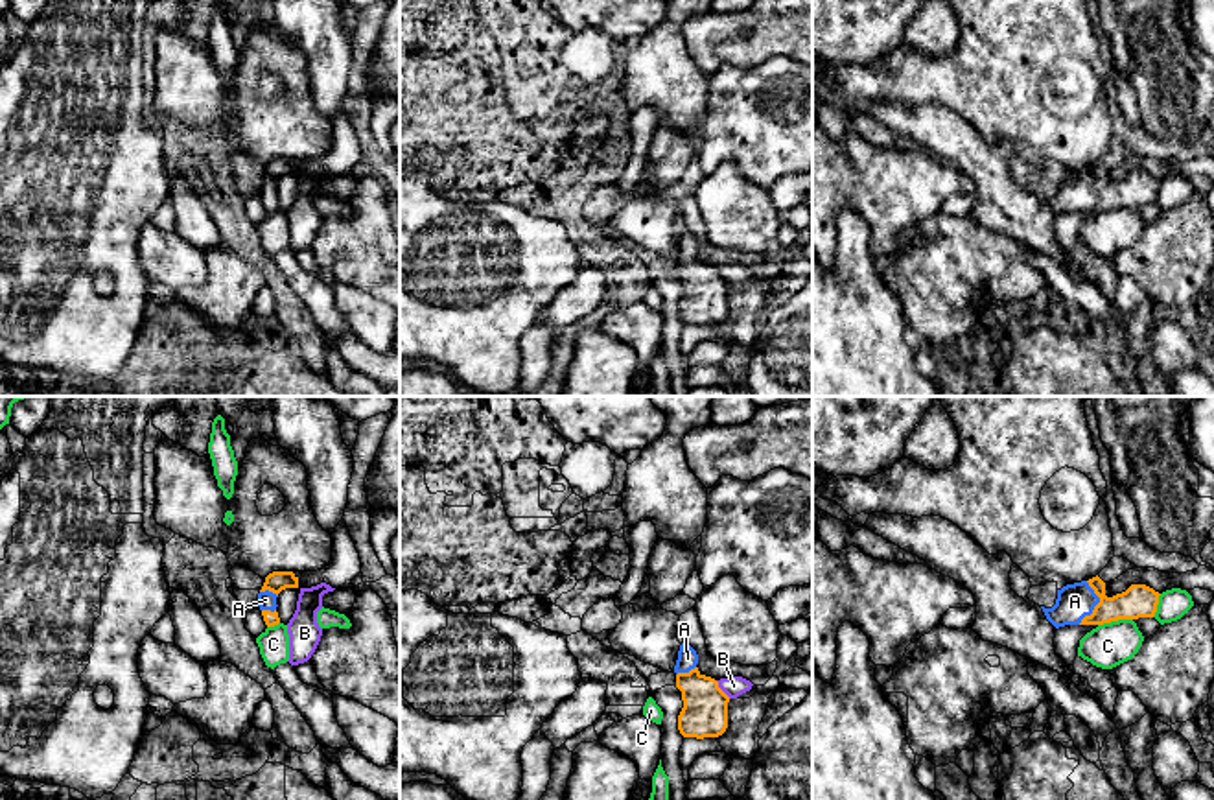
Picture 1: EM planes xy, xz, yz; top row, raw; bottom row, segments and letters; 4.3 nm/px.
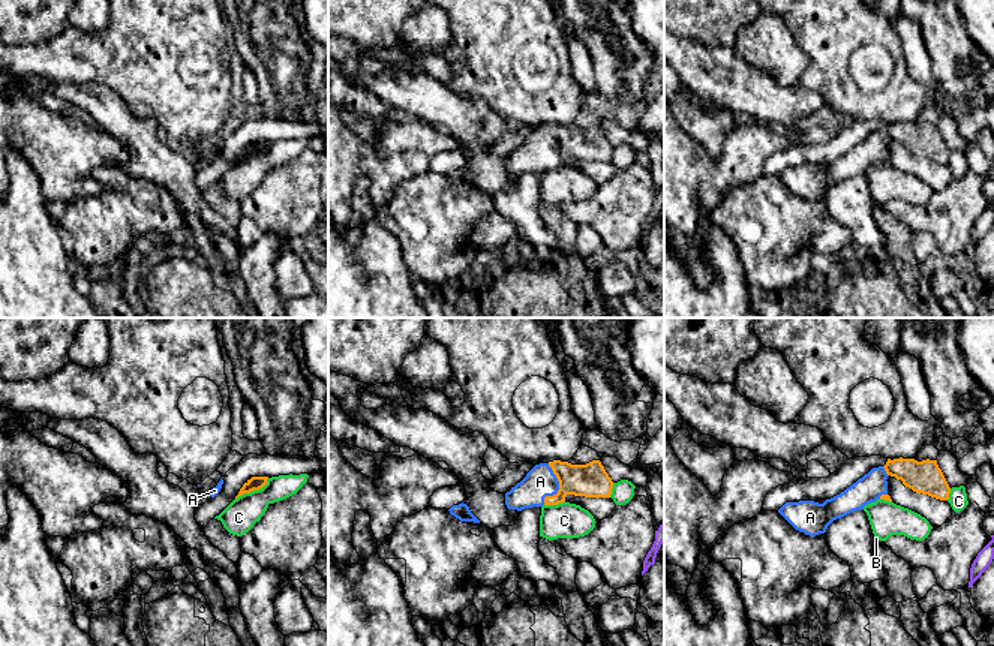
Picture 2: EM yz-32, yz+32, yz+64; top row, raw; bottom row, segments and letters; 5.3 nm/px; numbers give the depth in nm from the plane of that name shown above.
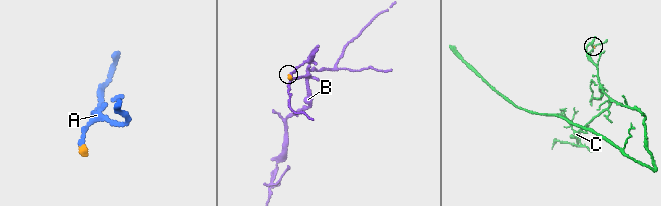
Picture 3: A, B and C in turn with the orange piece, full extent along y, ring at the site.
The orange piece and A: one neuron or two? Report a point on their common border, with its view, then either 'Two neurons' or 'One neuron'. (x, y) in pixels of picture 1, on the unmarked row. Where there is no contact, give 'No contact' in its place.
Touches orange at yz (1098, 190). One neuron

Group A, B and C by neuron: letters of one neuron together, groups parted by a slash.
A / B / C

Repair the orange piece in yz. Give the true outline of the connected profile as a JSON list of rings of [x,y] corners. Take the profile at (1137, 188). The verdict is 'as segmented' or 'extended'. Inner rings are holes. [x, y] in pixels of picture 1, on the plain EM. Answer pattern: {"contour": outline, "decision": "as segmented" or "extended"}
{"contour": [[[1096,162],[1063,173],[1057,177],[1056,192],[1041,195],[1056,216],[1065,212],[1103,212],[1118,206],[1153,205],[1159,182],[1146,171],[1131,171],[1126,179],[1107,184],[1105,170]]], "decision": "extended"}

